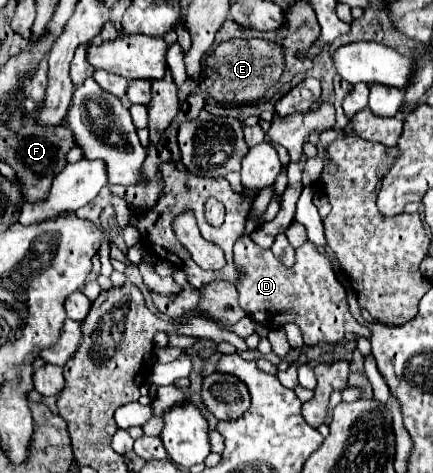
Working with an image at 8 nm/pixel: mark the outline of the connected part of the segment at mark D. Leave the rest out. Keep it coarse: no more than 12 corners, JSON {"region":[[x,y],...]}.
{"region":[[249,236],[235,242],[239,304],[305,344],[363,326],[313,242],[285,268]]}

